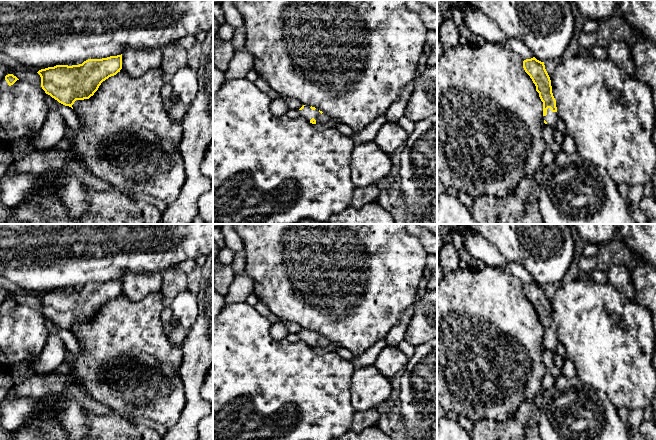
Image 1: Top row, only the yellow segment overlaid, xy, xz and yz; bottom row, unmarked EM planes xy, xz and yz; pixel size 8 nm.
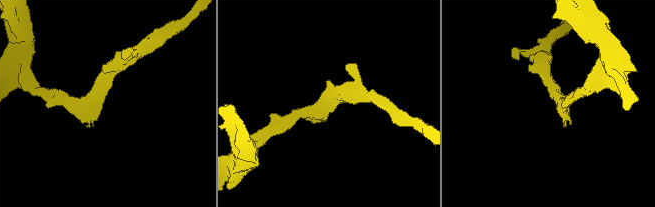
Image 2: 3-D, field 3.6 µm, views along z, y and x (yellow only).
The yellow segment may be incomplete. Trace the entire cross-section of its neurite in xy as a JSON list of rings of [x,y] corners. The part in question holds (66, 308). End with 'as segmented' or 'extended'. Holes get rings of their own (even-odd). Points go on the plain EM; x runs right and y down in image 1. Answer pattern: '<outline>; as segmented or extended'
[[[122,278],[88,283],[79,289],[56,289],[39,294],[41,311],[59,327],[69,330],[76,324],[89,323],[103,305],[122,293]]]; as segmented

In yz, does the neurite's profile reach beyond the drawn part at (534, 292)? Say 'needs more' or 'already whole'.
needs more

